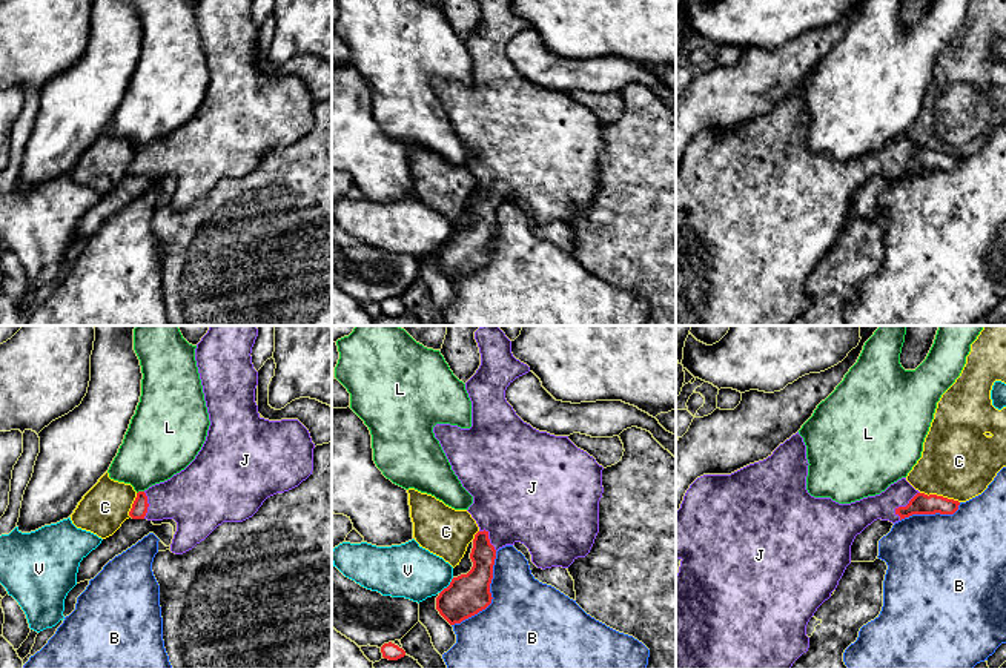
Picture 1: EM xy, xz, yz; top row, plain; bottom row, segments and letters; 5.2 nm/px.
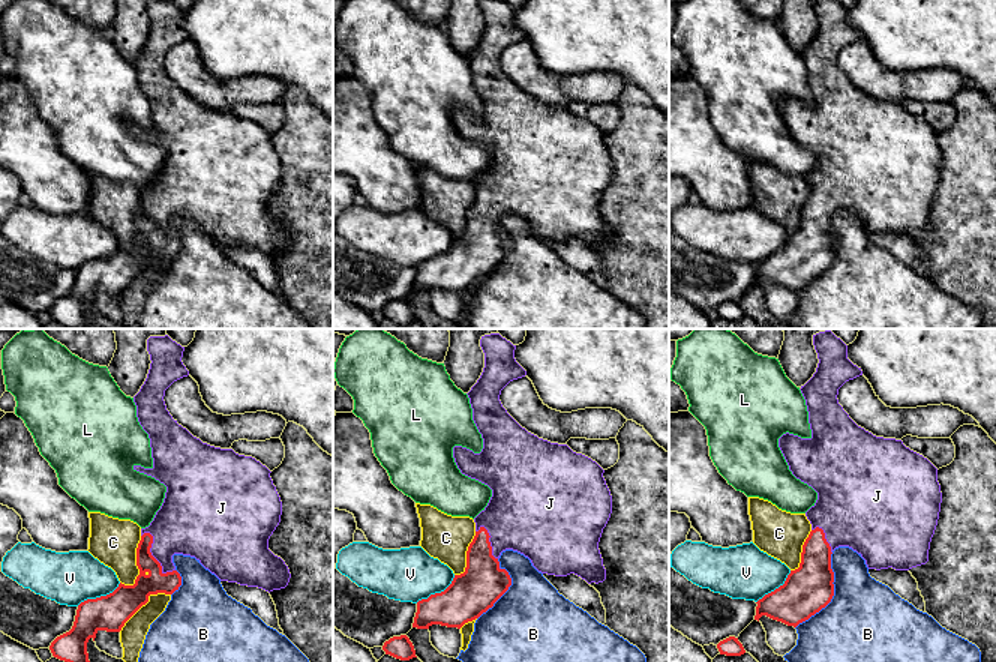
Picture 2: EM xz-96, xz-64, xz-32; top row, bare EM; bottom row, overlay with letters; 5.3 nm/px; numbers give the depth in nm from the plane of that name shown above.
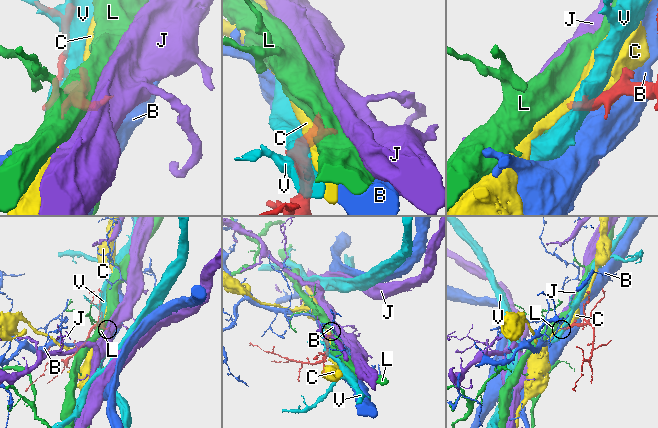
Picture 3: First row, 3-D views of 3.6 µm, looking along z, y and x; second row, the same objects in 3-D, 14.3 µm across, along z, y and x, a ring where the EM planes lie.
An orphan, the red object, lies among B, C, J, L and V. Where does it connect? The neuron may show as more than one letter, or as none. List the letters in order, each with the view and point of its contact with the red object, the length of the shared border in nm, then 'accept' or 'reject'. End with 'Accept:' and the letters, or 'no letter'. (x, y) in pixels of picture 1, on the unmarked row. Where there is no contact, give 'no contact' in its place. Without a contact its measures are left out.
B: xz (490, 252) | 460 nm | reject
C: yz (940, 152) | 220 nm | reject
J: yz (902, 163) | 190 nm | accept
L: xy (140, 148) | 40 nm | reject
V: xz (449, 241) | 120 nm | reject
Accept: J

